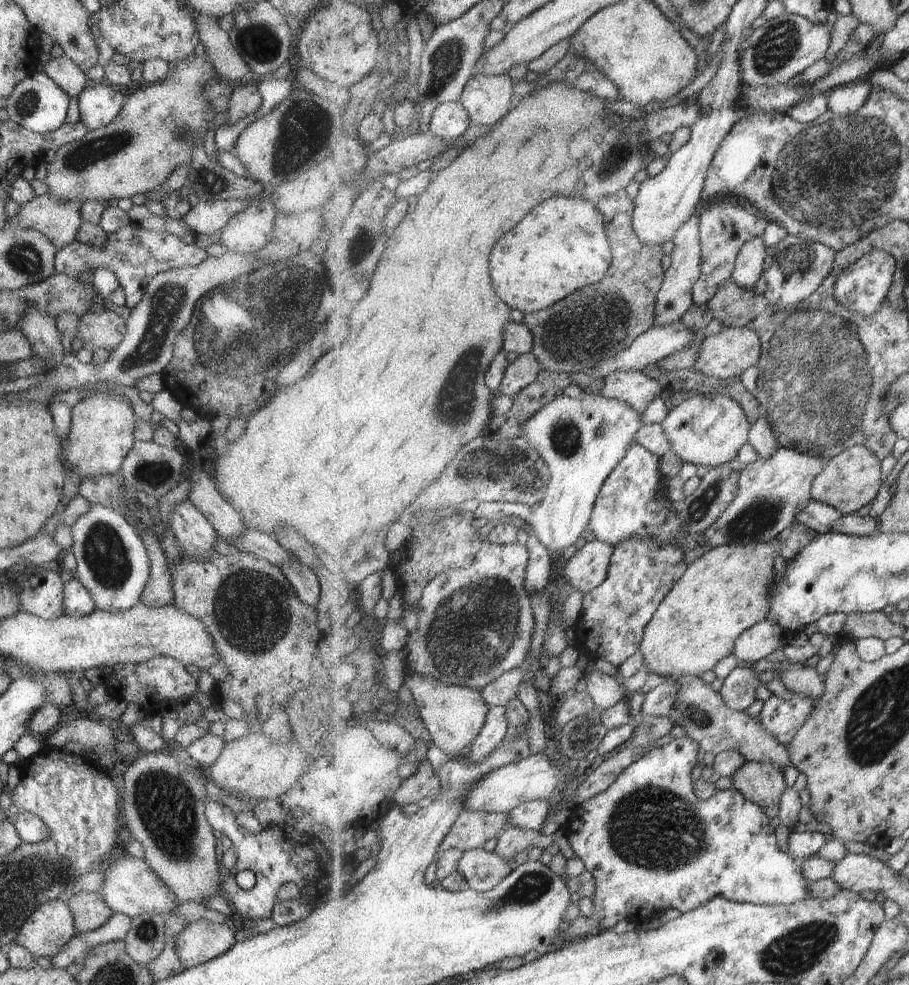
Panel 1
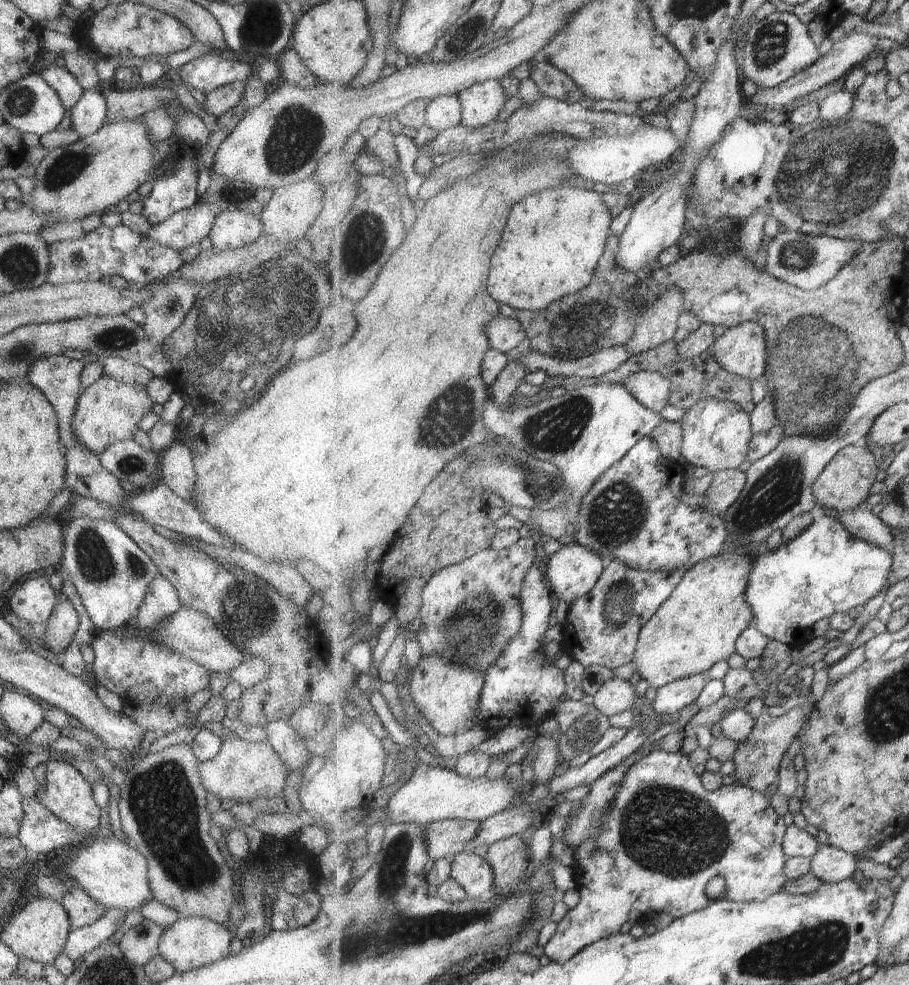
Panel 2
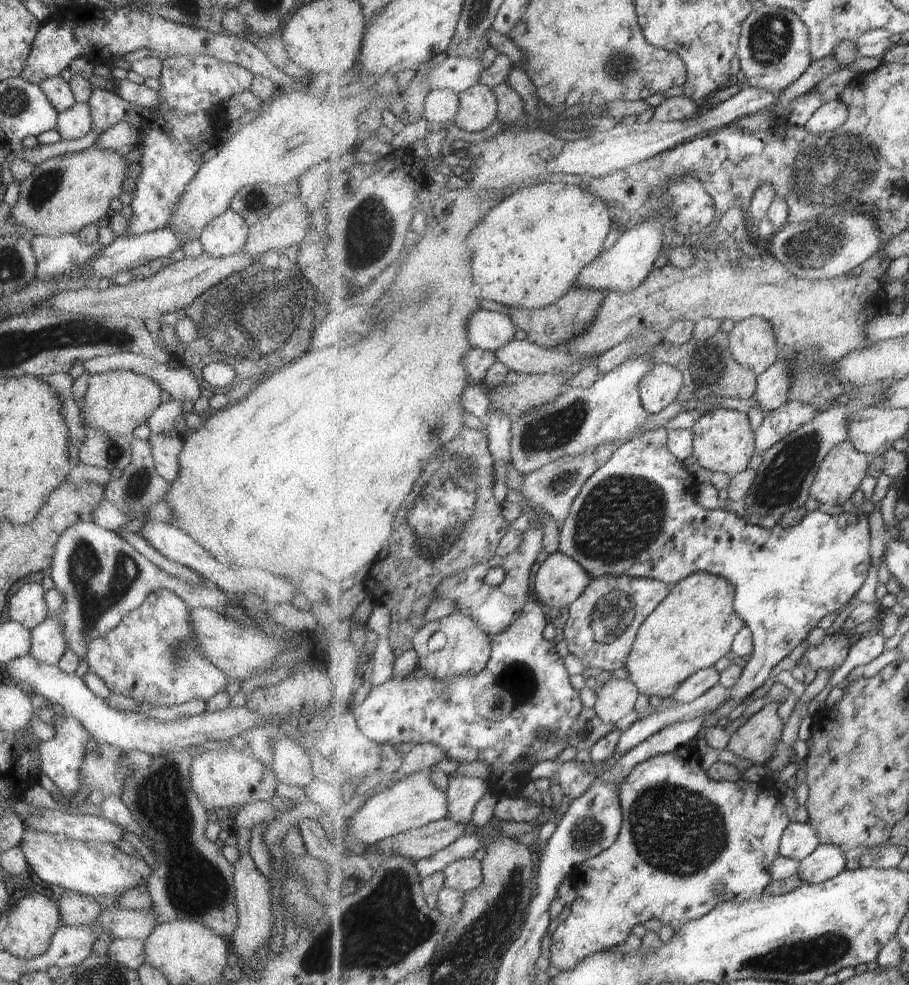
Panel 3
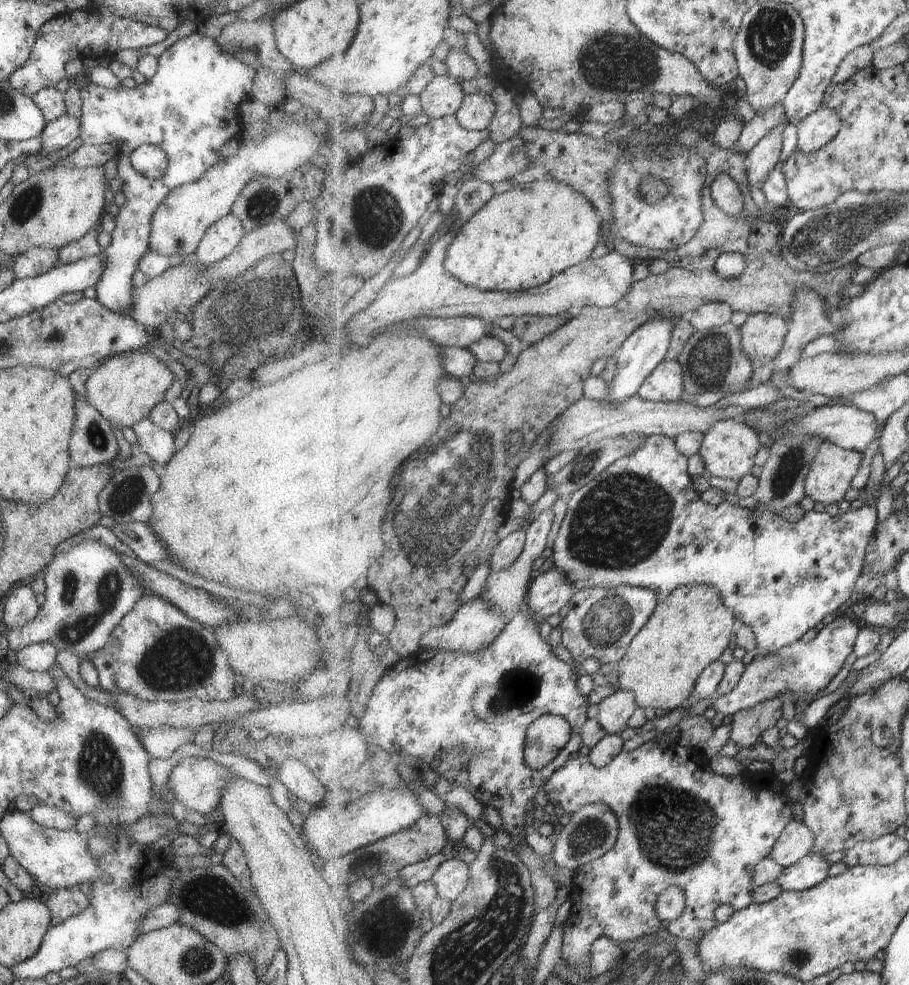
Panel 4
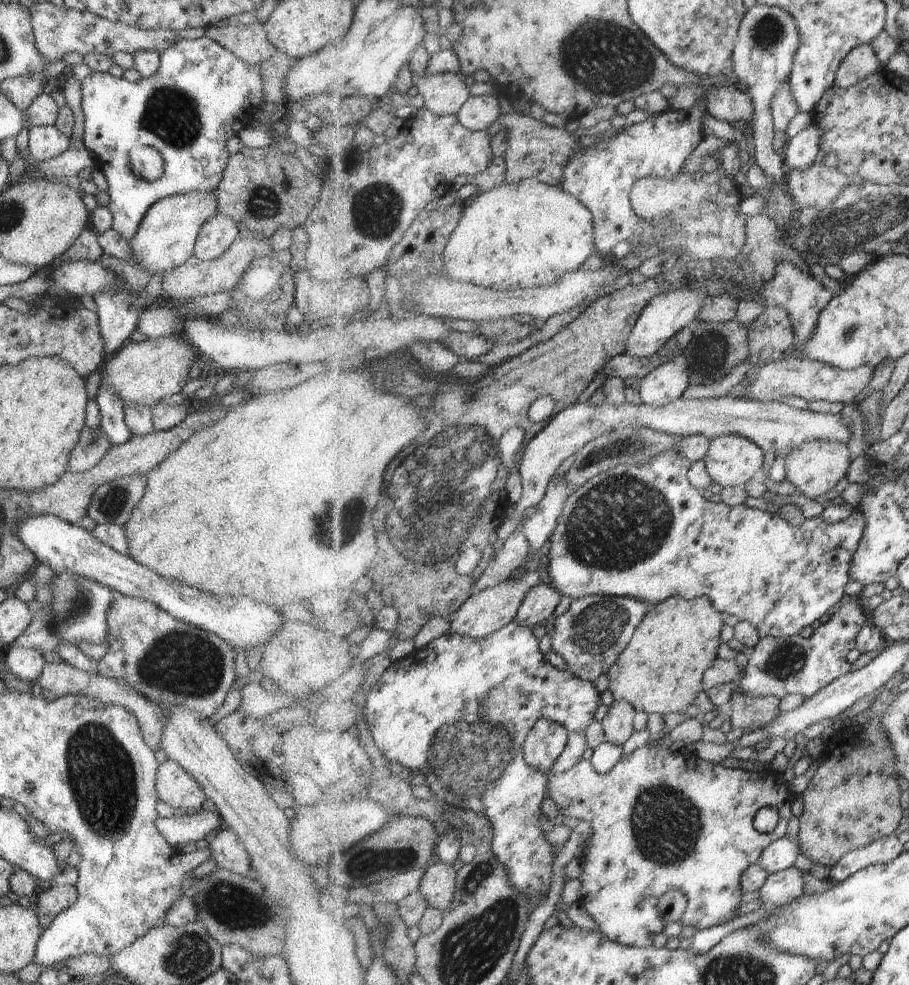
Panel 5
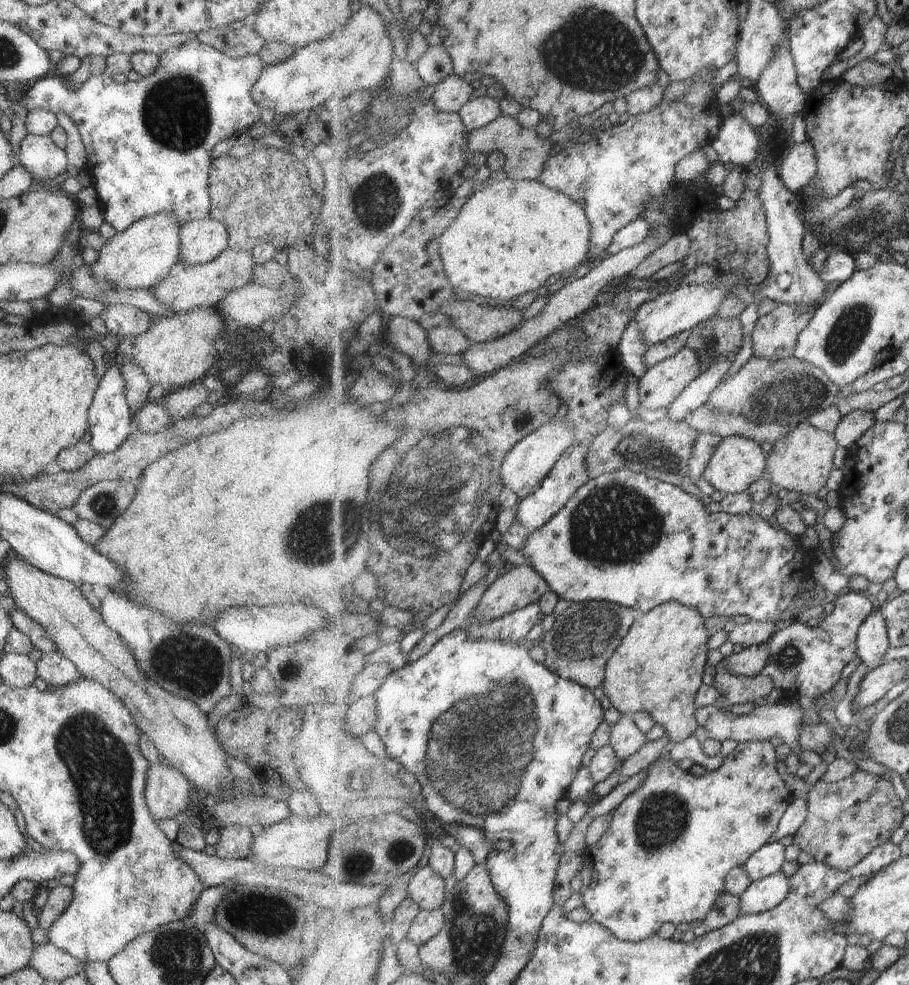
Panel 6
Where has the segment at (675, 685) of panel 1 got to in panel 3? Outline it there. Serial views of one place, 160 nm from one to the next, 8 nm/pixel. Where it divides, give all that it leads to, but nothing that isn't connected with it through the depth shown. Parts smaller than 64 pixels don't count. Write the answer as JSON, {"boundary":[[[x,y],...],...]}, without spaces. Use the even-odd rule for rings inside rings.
{"boundary":[[[715,667],[700,670],[679,686],[671,702],[674,704],[689,704],[707,694],[714,686],[719,685],[720,680],[721,673]]]}

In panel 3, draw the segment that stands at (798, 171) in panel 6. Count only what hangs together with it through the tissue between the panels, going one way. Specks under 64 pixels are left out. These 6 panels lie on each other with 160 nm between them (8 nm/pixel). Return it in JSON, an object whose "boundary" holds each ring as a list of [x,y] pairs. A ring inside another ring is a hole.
{"boundary":[[[835,99],[823,104],[804,127],[811,135],[821,136],[841,128],[848,118],[848,106],[841,99]]]}

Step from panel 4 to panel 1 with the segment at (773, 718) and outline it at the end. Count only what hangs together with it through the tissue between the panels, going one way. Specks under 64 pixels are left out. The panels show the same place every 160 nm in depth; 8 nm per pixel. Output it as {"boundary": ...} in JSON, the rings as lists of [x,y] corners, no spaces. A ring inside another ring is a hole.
{"boundary":[[[786,660],[777,670],[778,678],[789,691],[812,697],[814,704],[821,700],[826,689],[824,675],[815,672],[814,668],[805,668],[802,663]],[[745,761],[731,780],[733,788],[742,792],[747,800],[762,805],[771,818],[780,815],[780,800],[787,790],[787,784],[779,765],[761,761]]]}

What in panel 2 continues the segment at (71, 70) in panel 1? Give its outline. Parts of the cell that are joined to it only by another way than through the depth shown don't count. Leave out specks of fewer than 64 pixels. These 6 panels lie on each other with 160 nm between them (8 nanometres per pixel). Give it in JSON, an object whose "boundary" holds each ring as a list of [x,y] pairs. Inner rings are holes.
{"boundary":[[[51,64],[42,70],[40,75],[57,93],[65,110],[70,109],[79,100],[83,90],[72,73],[67,69],[59,68],[55,64]]]}

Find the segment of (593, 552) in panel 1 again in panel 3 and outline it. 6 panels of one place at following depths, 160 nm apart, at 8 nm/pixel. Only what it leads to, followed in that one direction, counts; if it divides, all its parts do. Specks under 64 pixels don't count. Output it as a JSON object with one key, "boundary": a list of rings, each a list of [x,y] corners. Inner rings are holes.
{"boundary":[[[557,550],[536,572],[534,591],[547,609],[560,609],[573,604],[591,581],[590,574],[579,561]]]}

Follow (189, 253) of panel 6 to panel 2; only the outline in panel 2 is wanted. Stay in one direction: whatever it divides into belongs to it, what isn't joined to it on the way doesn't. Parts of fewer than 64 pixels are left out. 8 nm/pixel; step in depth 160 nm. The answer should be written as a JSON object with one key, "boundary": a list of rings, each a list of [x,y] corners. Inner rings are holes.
{"boundary":[[[235,209],[217,211],[207,237],[217,250],[226,251],[253,242],[261,233],[262,224],[258,215]]]}

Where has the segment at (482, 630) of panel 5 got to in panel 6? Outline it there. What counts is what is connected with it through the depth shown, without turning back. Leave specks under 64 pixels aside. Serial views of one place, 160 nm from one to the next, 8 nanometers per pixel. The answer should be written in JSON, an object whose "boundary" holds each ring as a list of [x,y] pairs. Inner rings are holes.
{"boundary":[[[521,565],[497,577],[483,595],[479,606],[474,610],[473,617],[484,623],[485,619],[499,617],[517,612],[532,604],[537,604],[541,596],[549,590],[547,581],[531,565]]]}

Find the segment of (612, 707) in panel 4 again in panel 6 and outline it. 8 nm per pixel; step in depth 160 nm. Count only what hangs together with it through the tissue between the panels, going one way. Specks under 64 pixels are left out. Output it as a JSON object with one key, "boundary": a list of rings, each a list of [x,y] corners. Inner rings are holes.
{"boundary":[[[623,716],[612,726],[610,745],[621,762],[634,757],[647,743],[647,736],[631,716]]]}

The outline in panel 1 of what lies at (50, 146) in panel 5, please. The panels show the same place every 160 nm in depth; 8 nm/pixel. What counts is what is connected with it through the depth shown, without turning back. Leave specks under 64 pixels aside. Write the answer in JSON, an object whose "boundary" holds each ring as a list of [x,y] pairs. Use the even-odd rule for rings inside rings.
{"boundary":[[[95,81],[88,82],[77,97],[79,122],[90,131],[111,122],[122,107],[125,96],[107,82]]]}

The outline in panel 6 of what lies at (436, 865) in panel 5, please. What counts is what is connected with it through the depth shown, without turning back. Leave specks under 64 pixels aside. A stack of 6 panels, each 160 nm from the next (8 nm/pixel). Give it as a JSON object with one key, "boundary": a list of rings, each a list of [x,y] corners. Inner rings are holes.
{"boundary":[[[430,866],[419,869],[408,886],[408,896],[421,908],[433,912],[439,910],[445,901],[445,879]]]}

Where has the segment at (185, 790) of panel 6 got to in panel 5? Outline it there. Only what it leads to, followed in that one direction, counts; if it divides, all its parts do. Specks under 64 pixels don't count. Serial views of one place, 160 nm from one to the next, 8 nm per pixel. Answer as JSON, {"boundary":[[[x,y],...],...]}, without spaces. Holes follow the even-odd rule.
{"boundary":[[[169,758],[158,763],[154,787],[158,800],[172,809],[180,808],[185,811],[193,808],[197,811],[206,798],[198,782]]]}

